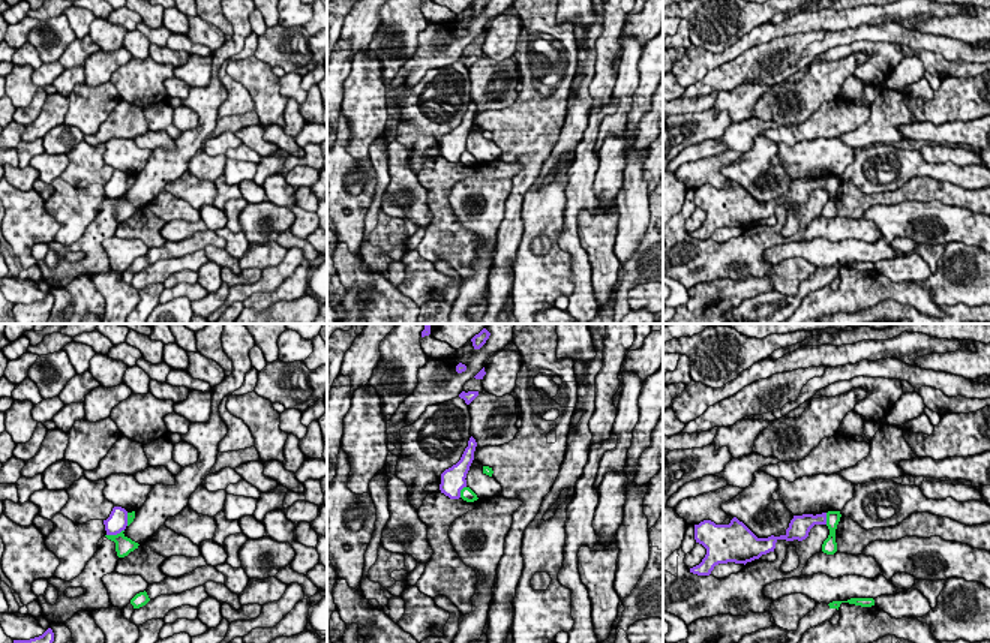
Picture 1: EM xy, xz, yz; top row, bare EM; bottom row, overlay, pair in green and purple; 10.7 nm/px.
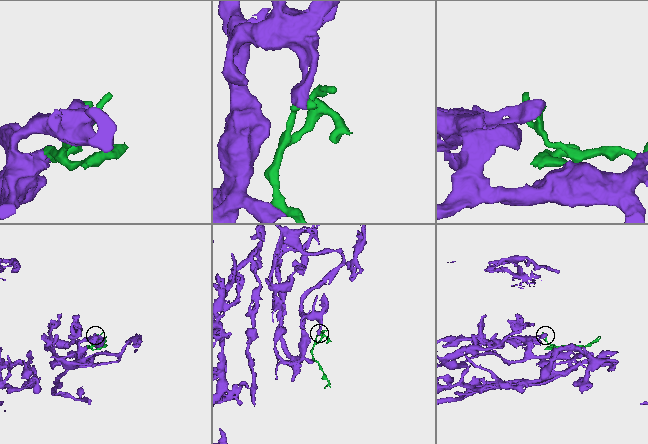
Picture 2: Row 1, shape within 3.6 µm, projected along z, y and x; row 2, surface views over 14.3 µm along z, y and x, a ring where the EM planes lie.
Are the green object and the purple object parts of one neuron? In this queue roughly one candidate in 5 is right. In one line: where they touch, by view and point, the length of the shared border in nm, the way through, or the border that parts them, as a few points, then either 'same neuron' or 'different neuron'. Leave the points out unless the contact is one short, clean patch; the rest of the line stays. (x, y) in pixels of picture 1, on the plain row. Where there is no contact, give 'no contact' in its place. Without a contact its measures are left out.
xy (114, 200) | 200 nm | different neuron

